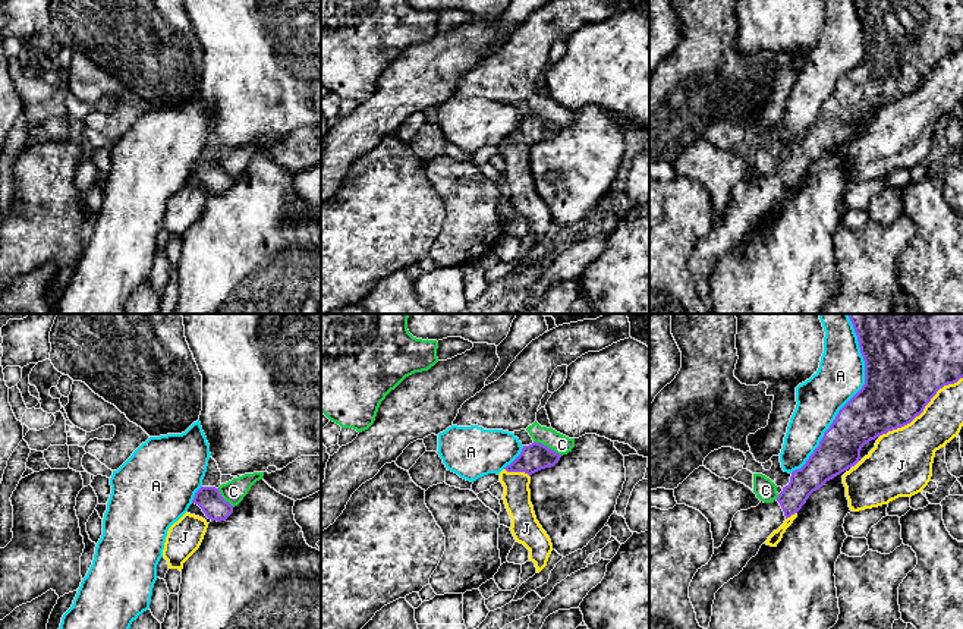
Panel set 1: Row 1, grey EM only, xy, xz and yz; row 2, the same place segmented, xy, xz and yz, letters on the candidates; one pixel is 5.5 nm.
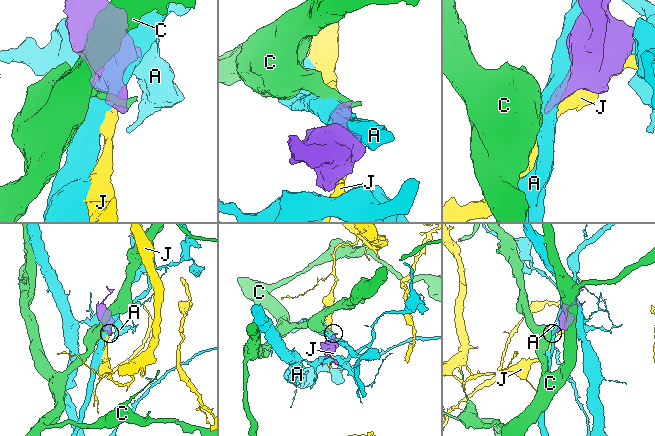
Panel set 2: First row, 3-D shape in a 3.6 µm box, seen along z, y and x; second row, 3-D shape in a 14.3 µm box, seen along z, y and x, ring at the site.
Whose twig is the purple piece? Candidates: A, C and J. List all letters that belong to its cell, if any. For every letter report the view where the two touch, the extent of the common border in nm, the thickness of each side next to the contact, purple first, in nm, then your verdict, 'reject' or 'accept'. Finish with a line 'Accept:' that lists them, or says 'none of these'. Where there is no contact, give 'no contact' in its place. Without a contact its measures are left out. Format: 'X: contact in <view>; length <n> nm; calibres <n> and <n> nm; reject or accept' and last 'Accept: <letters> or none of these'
A: contact in yz; length 850 nm; calibres 320 and 260 nm; reject
C: contact in xz; length 180 nm; calibres 150 and 110 nm; reject
J: contact in yz; length 550 nm; calibres 440 and 300 nm; reject
Accept: none of these

